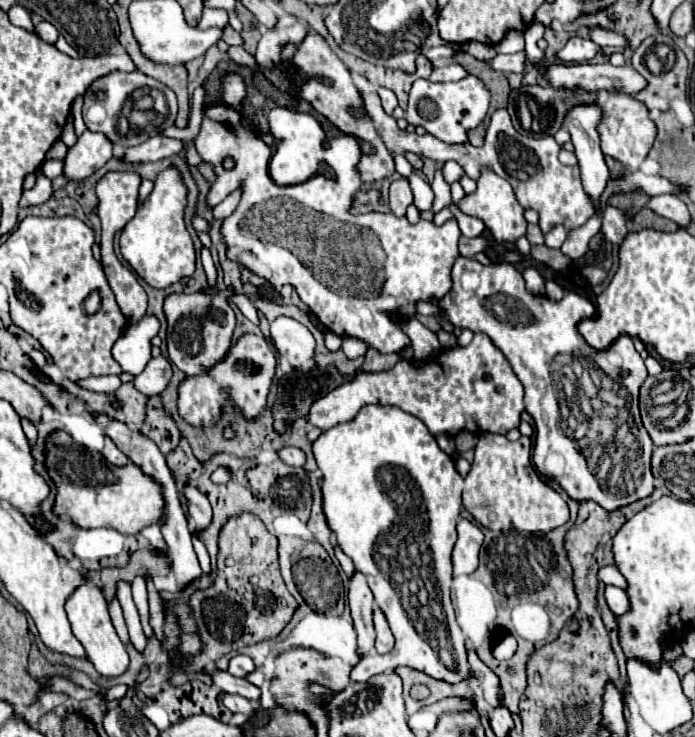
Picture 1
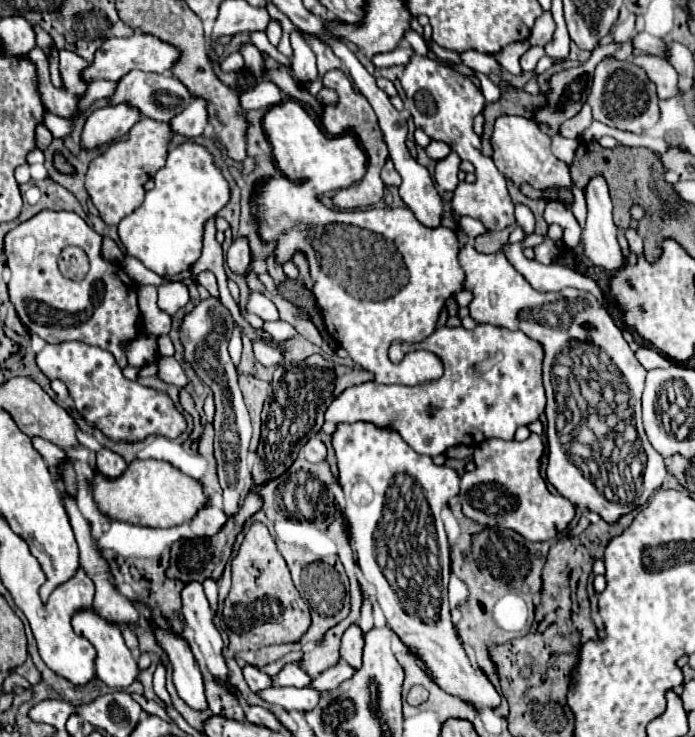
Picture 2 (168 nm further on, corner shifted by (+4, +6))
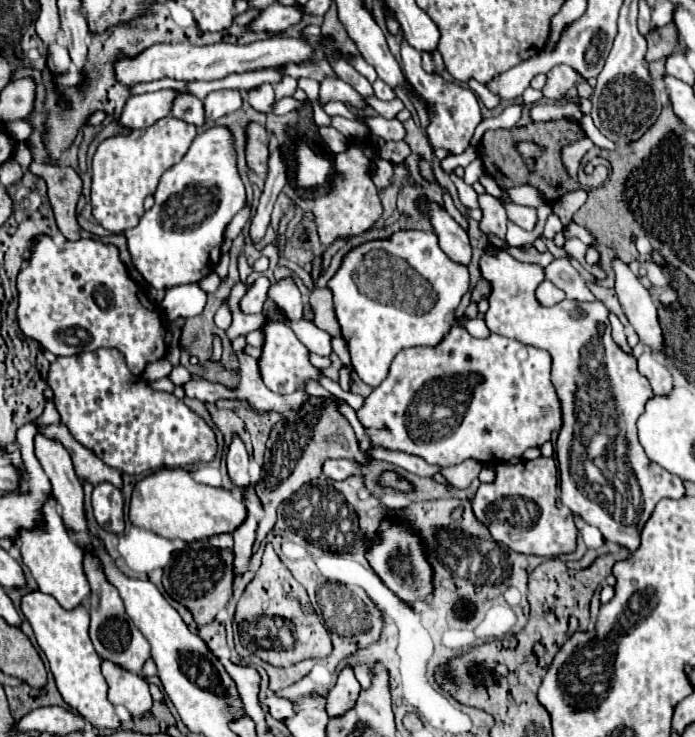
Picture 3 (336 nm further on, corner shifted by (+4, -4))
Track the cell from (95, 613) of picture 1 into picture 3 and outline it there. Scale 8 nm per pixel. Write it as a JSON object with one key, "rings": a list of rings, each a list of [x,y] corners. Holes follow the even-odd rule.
{"rings":[[[102,662],[102,674],[108,682],[108,698],[112,704],[122,704],[132,718],[144,718],[152,714],[152,696],[148,682],[138,674],[126,674],[110,662]]]}

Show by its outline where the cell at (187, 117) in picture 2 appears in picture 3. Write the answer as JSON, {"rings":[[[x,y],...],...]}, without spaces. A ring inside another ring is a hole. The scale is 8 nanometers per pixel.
{"rings":[[[218,90],[210,92],[204,102],[206,102],[206,116],[216,122],[218,118],[238,110],[242,106],[242,100],[248,96],[250,90]]]}

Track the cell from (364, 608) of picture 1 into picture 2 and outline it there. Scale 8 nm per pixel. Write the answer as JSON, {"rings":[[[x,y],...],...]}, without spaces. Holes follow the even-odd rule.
{"rings":[[[352,624],[342,636],[340,656],[344,662],[348,662],[350,666],[354,666],[358,670],[362,664],[362,650],[364,650],[364,634],[362,634],[360,626]]]}

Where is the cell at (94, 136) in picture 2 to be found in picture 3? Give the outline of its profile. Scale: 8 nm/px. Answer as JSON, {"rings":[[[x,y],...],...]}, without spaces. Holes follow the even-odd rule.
{"rings":[[[158,90],[158,92],[132,96],[122,110],[120,124],[128,128],[152,126],[156,120],[170,114],[172,102],[178,94],[180,94],[178,90]]]}

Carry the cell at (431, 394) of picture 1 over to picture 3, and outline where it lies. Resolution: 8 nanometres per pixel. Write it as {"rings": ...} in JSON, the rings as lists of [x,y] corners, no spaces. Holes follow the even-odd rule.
{"rings":[[[454,326],[438,346],[406,348],[398,352],[388,378],[358,410],[358,420],[364,428],[390,426],[390,434],[368,434],[374,446],[414,454],[430,464],[454,466],[468,458],[482,464],[502,464],[512,456],[522,456],[528,448],[540,448],[550,440],[552,432],[562,426],[562,406],[550,380],[550,366],[552,358],[546,350],[524,346],[498,334],[478,340],[460,326]],[[444,378],[452,378],[452,388],[444,384]]]}

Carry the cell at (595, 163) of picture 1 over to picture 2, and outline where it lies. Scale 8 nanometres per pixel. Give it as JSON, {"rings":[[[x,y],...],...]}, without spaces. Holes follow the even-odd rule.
{"rings":[[[594,174],[586,188],[584,188],[584,196],[586,196],[586,206],[588,206],[588,218],[586,218],[586,226],[582,228],[582,246],[584,246],[584,254],[582,258],[588,264],[594,266],[602,266],[606,270],[620,270],[624,266],[624,256],[620,252],[618,240],[616,240],[616,224],[612,222],[612,202],[608,196],[608,184],[602,178],[602,174]]]}

